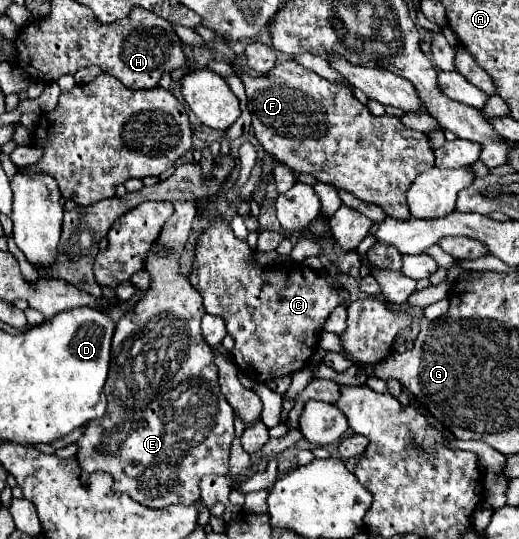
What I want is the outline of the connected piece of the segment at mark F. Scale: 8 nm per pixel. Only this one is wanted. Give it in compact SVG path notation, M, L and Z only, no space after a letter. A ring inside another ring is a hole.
M296 60L276 64L264 76L248 76L236 64L230 66L246 88L254 136L274 160L286 164L296 174L310 174L318 182L330 184L364 202L376 204L396 220L410 220L410 212L406 208L408 184L412 184L420 172L434 166L434 152L428 146L428 136L424 132L402 126L398 116L372 116L372 112L346 86L320 78L316 72L306 70Z

